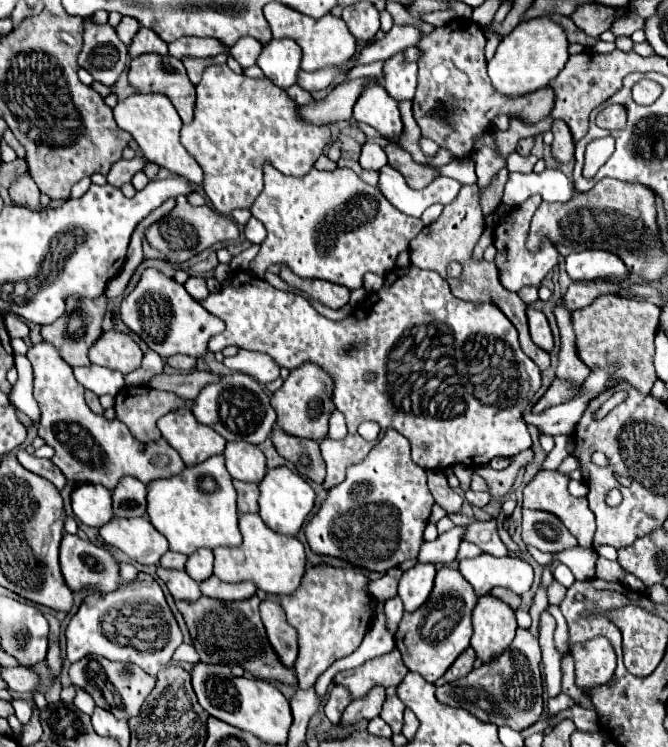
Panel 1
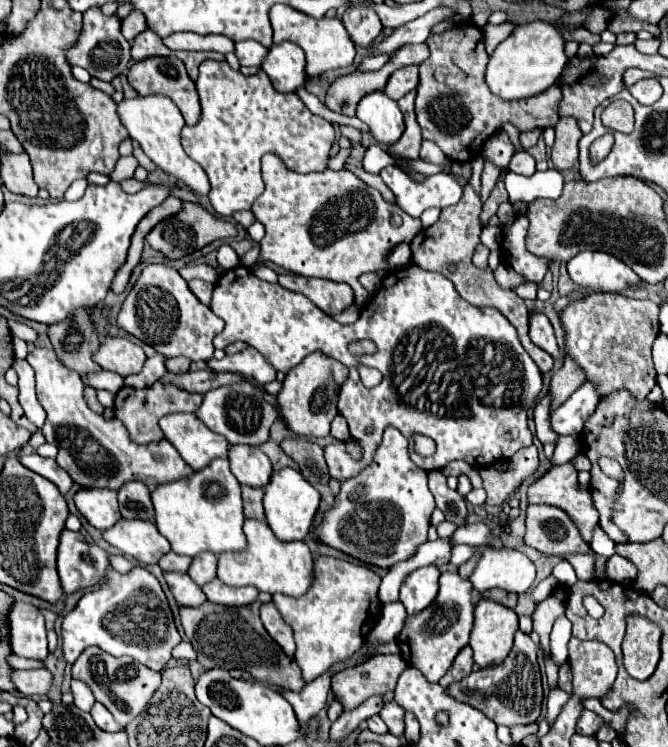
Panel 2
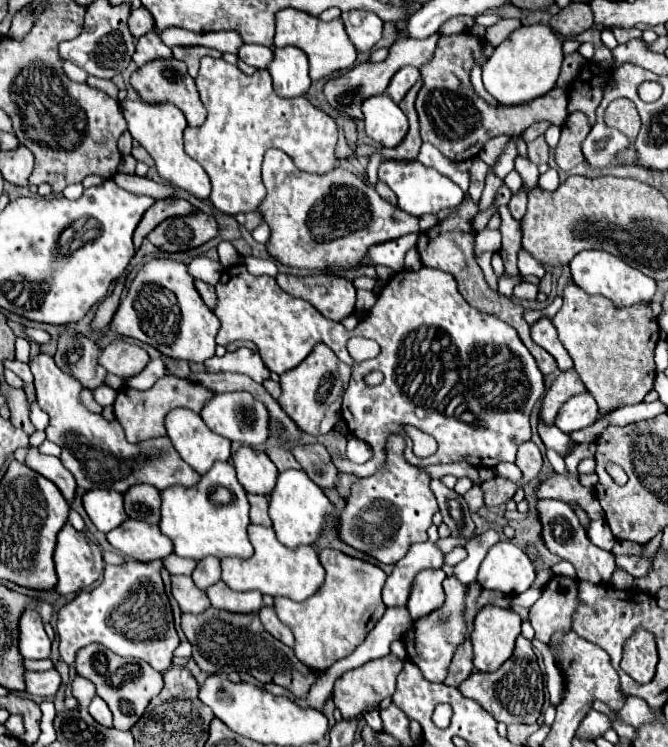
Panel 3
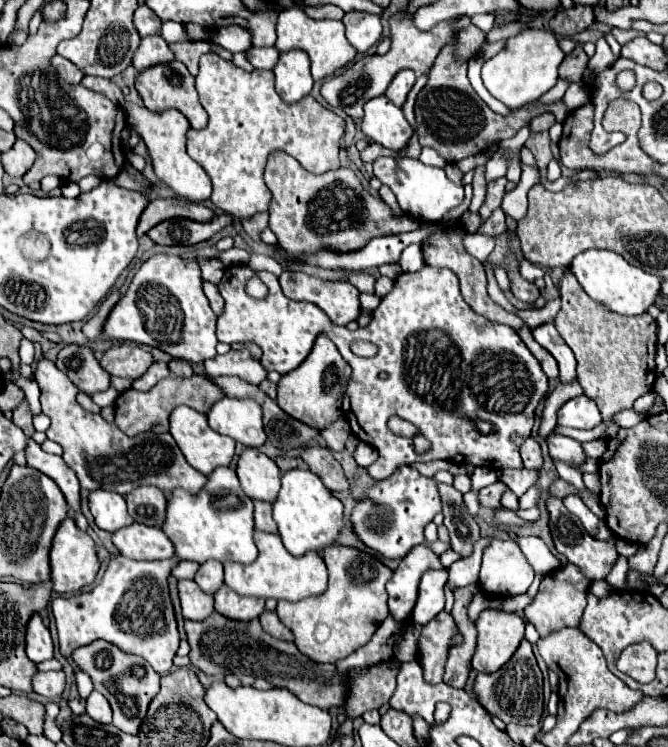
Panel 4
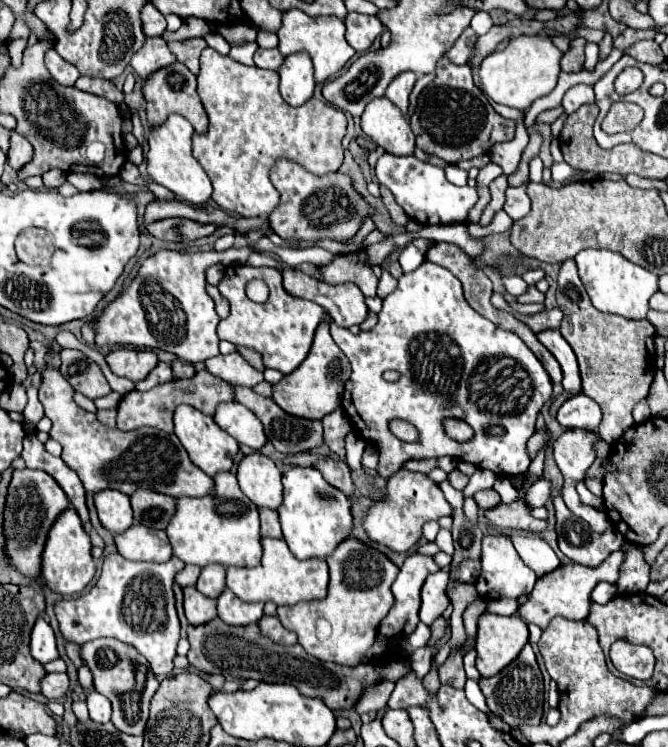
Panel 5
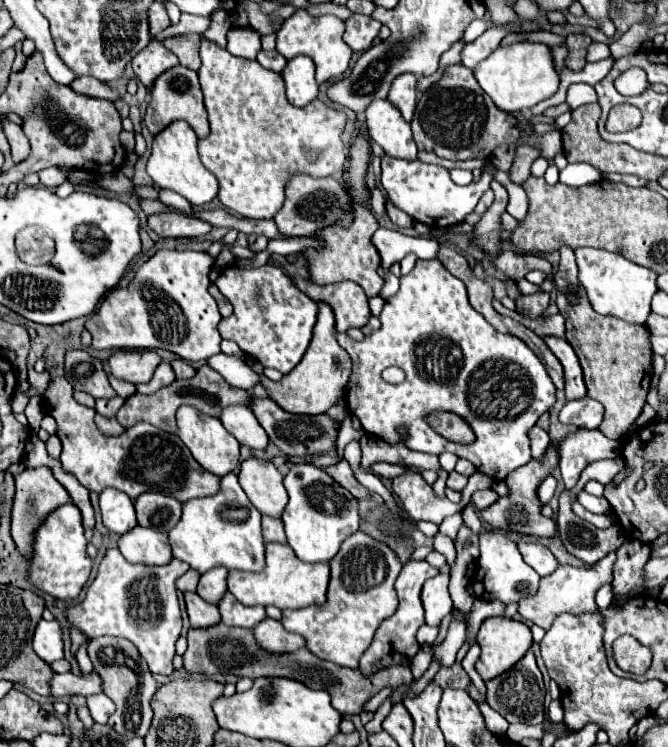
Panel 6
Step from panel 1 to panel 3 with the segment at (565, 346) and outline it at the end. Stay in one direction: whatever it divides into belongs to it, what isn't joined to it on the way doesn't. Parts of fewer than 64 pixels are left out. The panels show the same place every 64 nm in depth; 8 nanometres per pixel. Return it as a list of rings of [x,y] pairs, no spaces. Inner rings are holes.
[[[574,370],[566,372],[566,374],[560,374],[556,378],[556,382],[550,386],[550,390],[546,392],[544,402],[542,402],[542,420],[544,420],[544,424],[552,426],[560,406],[568,398],[572,398],[576,394],[582,394],[582,390],[586,390],[586,388],[582,386],[582,382],[580,382],[578,374],[574,374]]]

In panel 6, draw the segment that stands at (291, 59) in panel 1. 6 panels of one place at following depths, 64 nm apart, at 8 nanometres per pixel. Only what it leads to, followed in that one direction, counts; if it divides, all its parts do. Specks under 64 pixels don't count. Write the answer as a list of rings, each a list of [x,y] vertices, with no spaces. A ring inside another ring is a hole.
[[[306,56],[288,60],[286,70],[282,72],[286,82],[286,96],[294,106],[306,106],[318,96],[318,82],[314,78],[314,62]]]

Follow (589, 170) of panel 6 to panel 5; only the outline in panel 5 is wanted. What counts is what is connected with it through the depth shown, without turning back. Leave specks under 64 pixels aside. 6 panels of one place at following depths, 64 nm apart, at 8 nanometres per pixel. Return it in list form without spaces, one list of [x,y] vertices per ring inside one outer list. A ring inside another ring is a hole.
[[[554,162],[554,166],[552,166],[552,178],[554,178],[554,182],[564,182],[564,180],[570,180],[574,176],[576,176],[576,170],[570,164],[566,164],[566,162],[556,164]]]

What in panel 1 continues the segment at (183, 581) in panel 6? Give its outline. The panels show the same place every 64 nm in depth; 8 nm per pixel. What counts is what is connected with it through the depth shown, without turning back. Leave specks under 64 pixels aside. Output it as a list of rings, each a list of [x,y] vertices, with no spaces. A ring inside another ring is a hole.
[[[166,552],[162,558],[160,558],[160,566],[164,566],[164,568],[178,568],[178,570],[182,570],[184,568],[184,564],[186,564],[186,556],[182,556],[182,554],[174,554],[174,552]]]

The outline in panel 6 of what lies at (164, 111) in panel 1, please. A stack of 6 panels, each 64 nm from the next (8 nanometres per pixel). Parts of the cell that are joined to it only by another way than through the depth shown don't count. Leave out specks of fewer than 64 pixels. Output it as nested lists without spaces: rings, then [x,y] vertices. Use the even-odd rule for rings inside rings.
[[[172,122],[166,130],[162,130],[152,144],[152,156],[148,160],[148,174],[158,188],[166,188],[178,192],[180,196],[188,198],[194,206],[208,204],[218,196],[218,178],[200,162],[198,156],[198,136],[194,130],[184,122]]]

